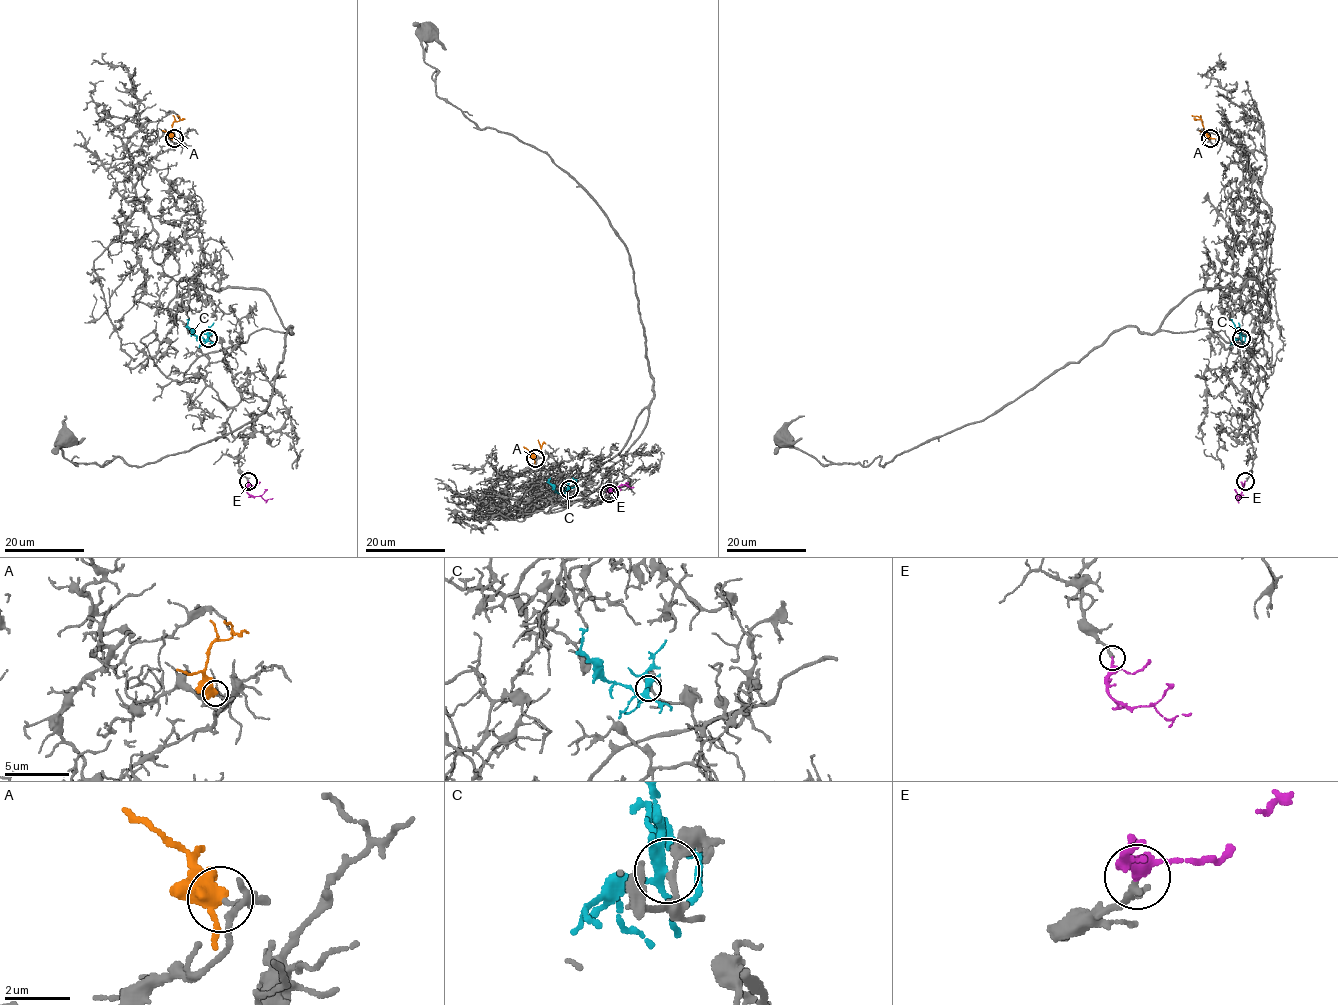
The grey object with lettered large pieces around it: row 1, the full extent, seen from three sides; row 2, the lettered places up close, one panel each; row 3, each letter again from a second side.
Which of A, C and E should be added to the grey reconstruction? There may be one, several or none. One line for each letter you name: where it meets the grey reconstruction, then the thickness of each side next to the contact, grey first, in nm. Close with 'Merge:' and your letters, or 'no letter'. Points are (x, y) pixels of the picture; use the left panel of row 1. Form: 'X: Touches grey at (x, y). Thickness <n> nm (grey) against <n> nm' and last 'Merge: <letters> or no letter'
C: Touches grey at (208, 338). Thickness 200 nm (grey) against 280 nm
E: Touches grey at (248, 481). Thickness 150 nm (grey) against 280 nm
Merge: C, E

